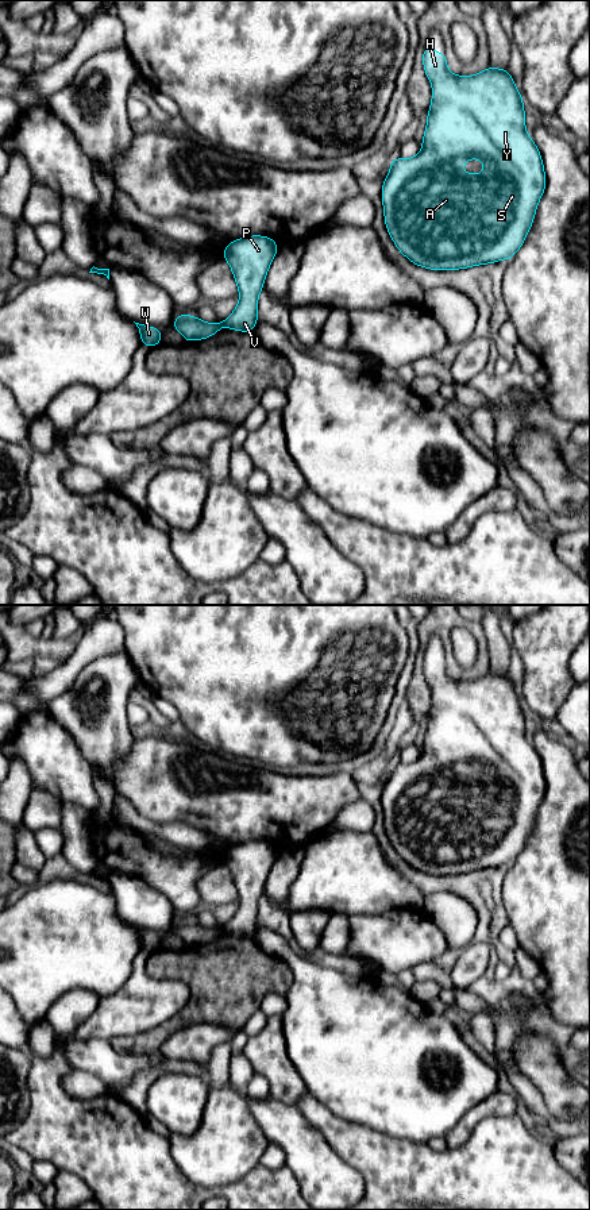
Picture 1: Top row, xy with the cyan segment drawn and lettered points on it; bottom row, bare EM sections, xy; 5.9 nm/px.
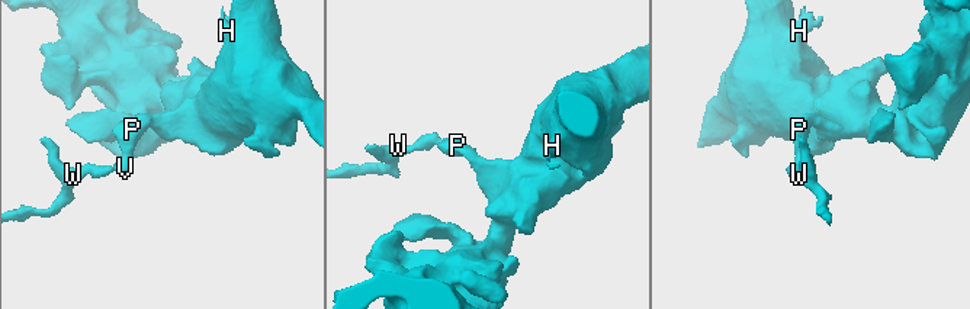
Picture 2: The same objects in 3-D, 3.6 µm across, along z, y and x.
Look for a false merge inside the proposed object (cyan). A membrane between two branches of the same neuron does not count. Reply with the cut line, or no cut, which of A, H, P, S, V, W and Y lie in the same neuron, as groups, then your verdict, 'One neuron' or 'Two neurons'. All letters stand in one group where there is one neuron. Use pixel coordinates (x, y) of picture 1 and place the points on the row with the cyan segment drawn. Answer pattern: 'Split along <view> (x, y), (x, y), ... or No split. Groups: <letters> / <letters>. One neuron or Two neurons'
Split along xy (222, 322), (224, 326). Groups: A H P S V Y / W. Two neurons

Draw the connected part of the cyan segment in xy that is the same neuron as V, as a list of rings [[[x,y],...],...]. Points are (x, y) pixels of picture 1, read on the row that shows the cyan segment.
[[[251,235],[228,243],[221,254],[232,270],[239,289],[235,311],[223,321],[224,327],[252,332],[258,323],[258,296],[269,267],[279,247],[270,236]]]

